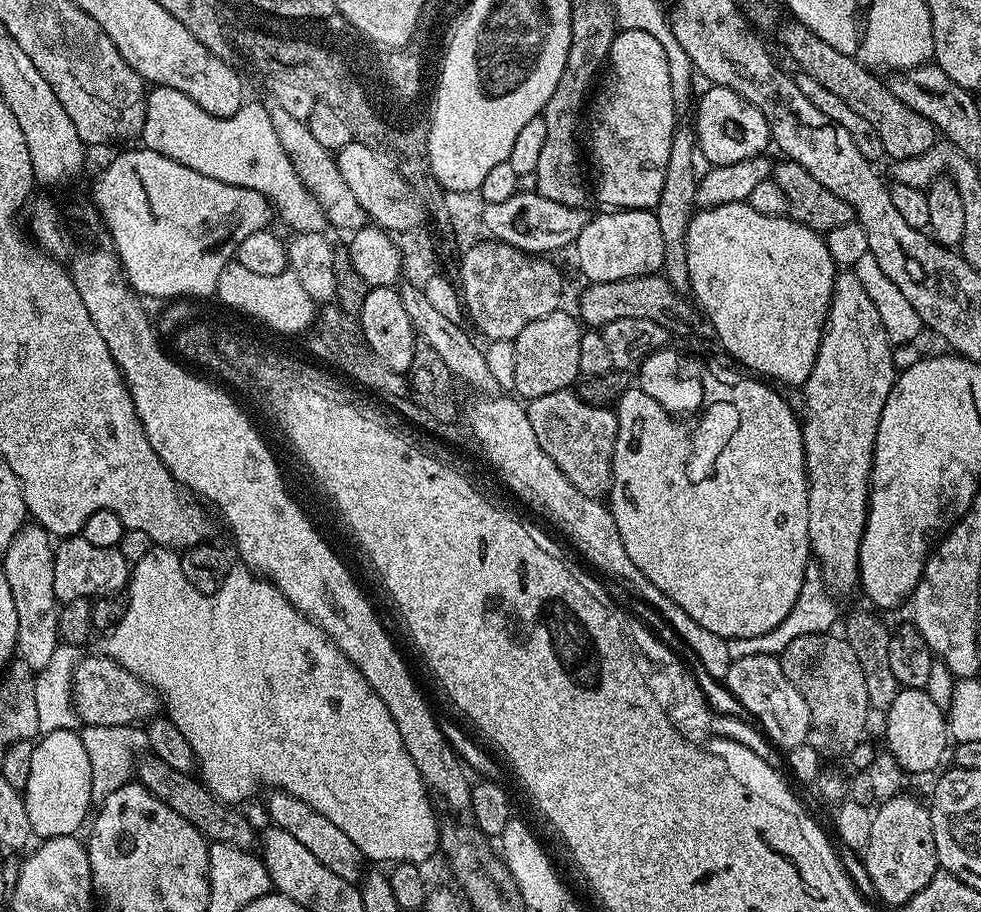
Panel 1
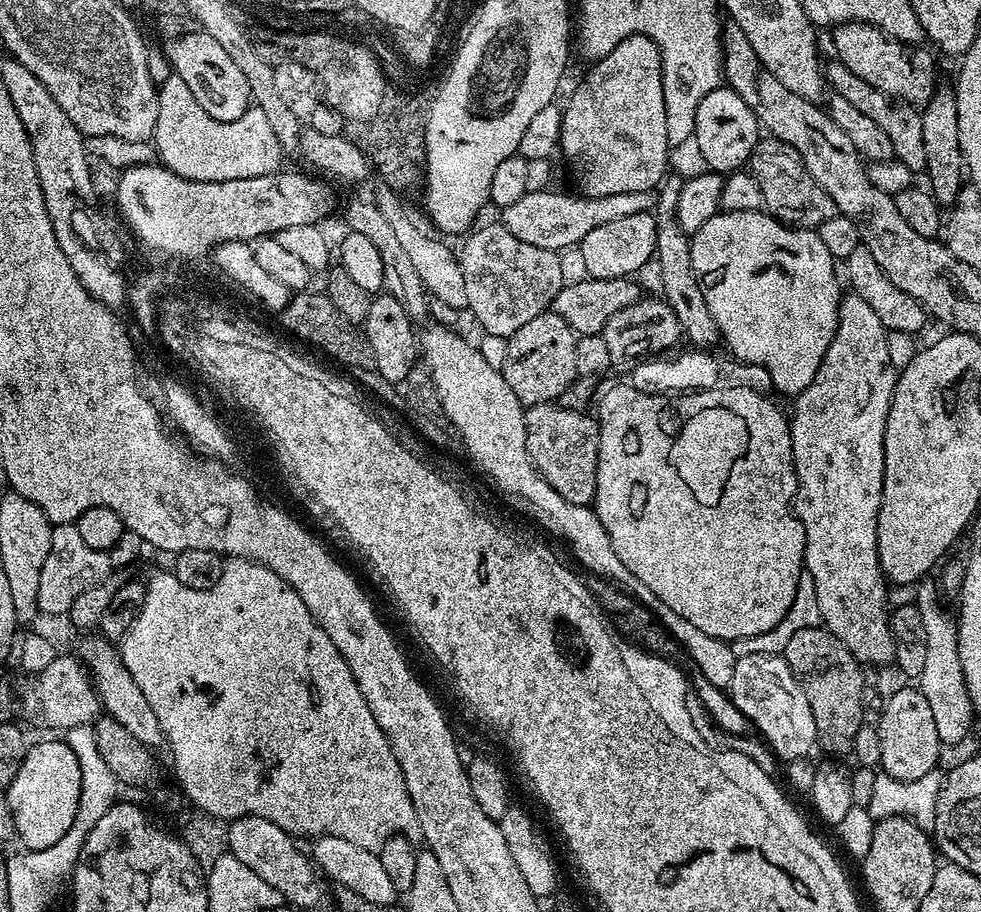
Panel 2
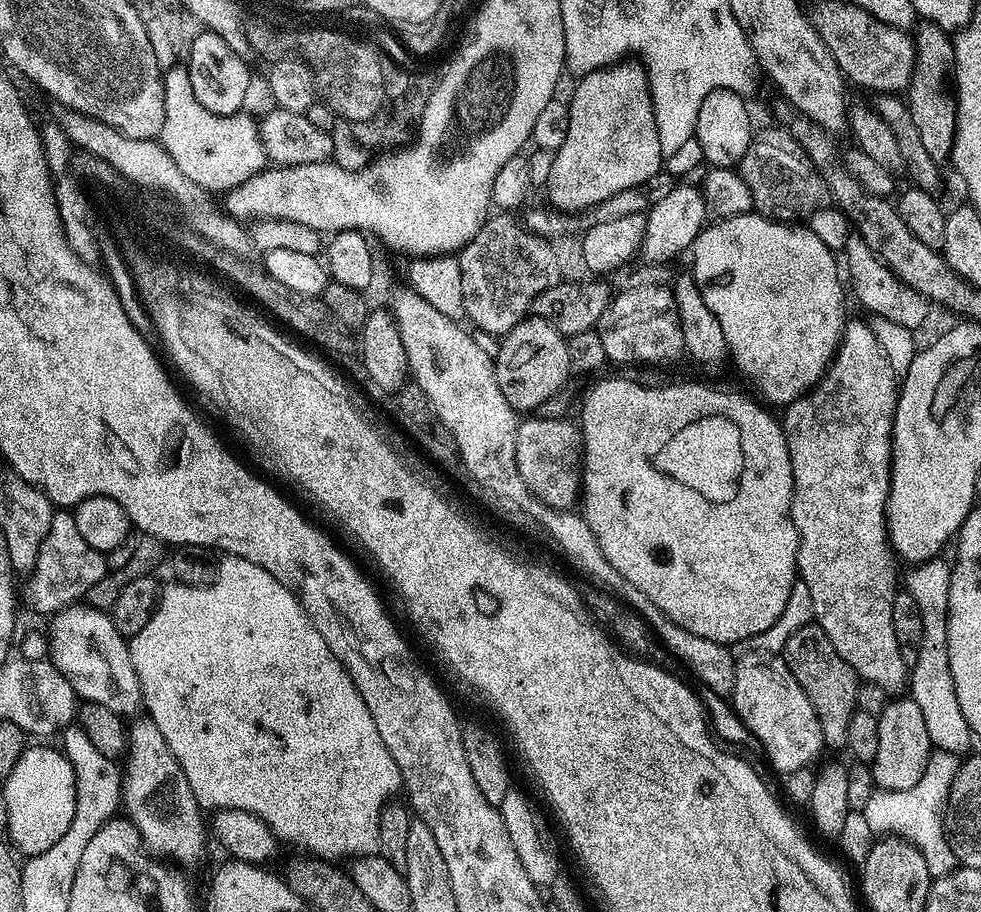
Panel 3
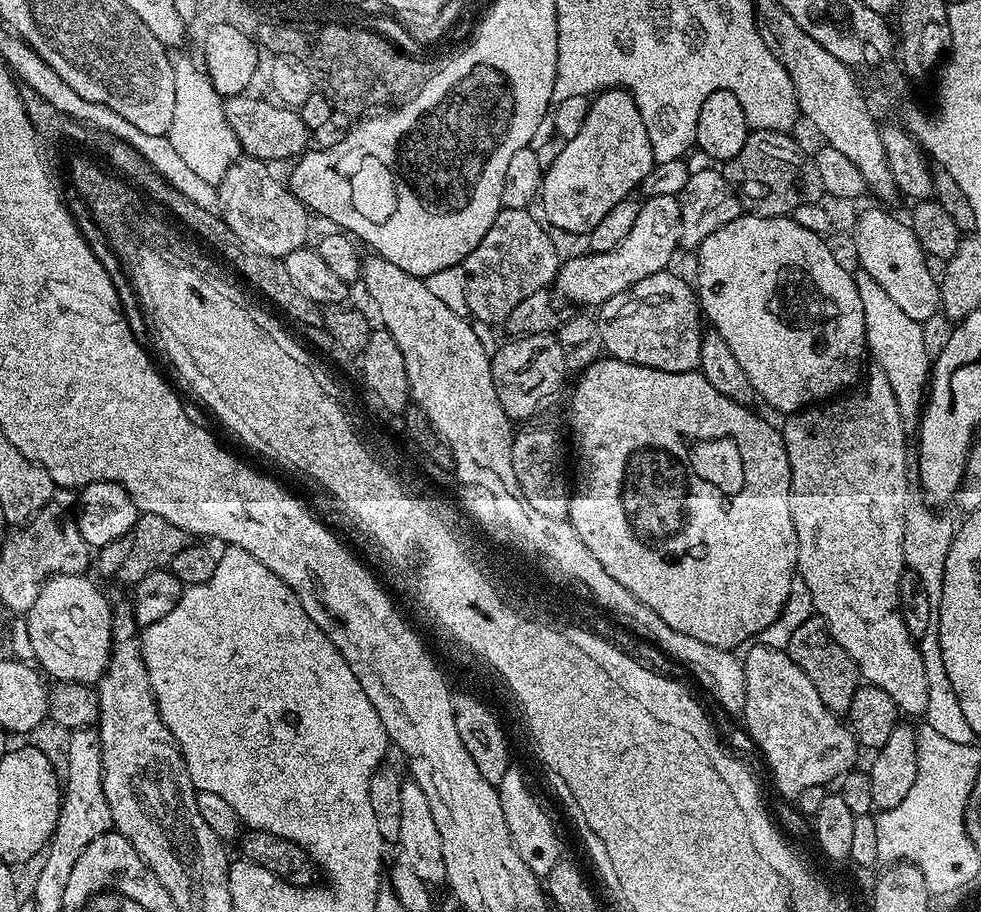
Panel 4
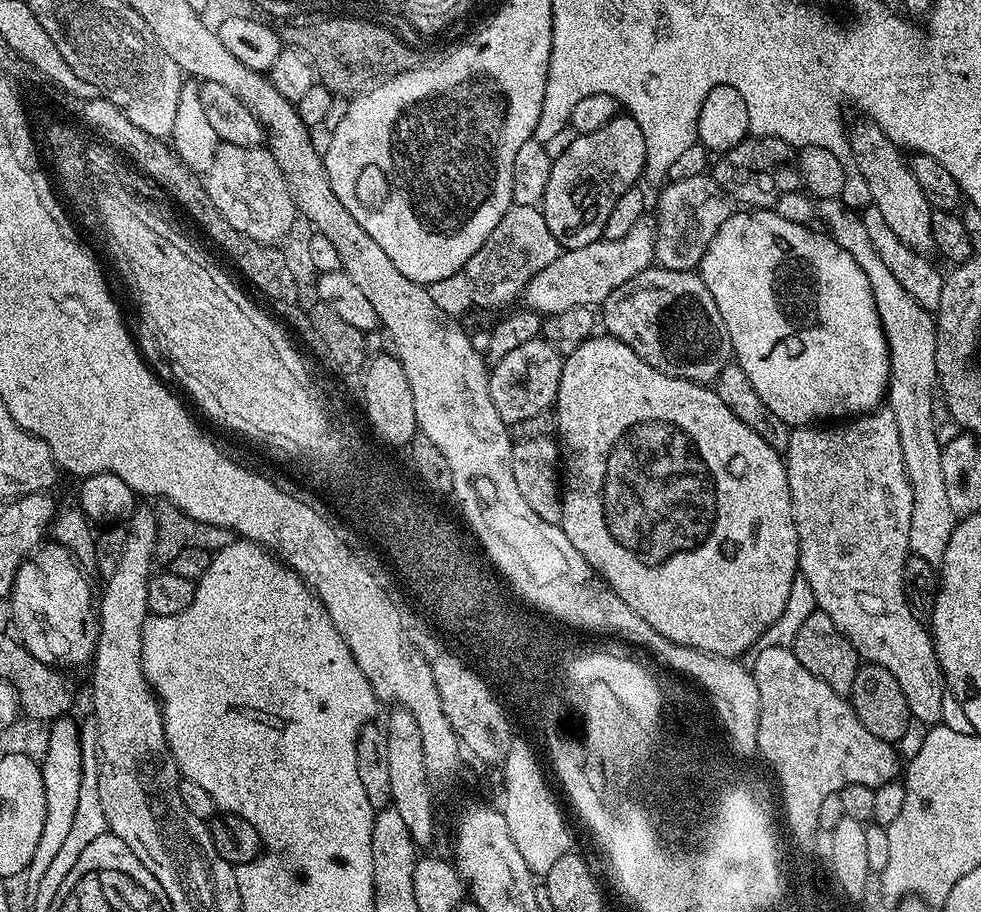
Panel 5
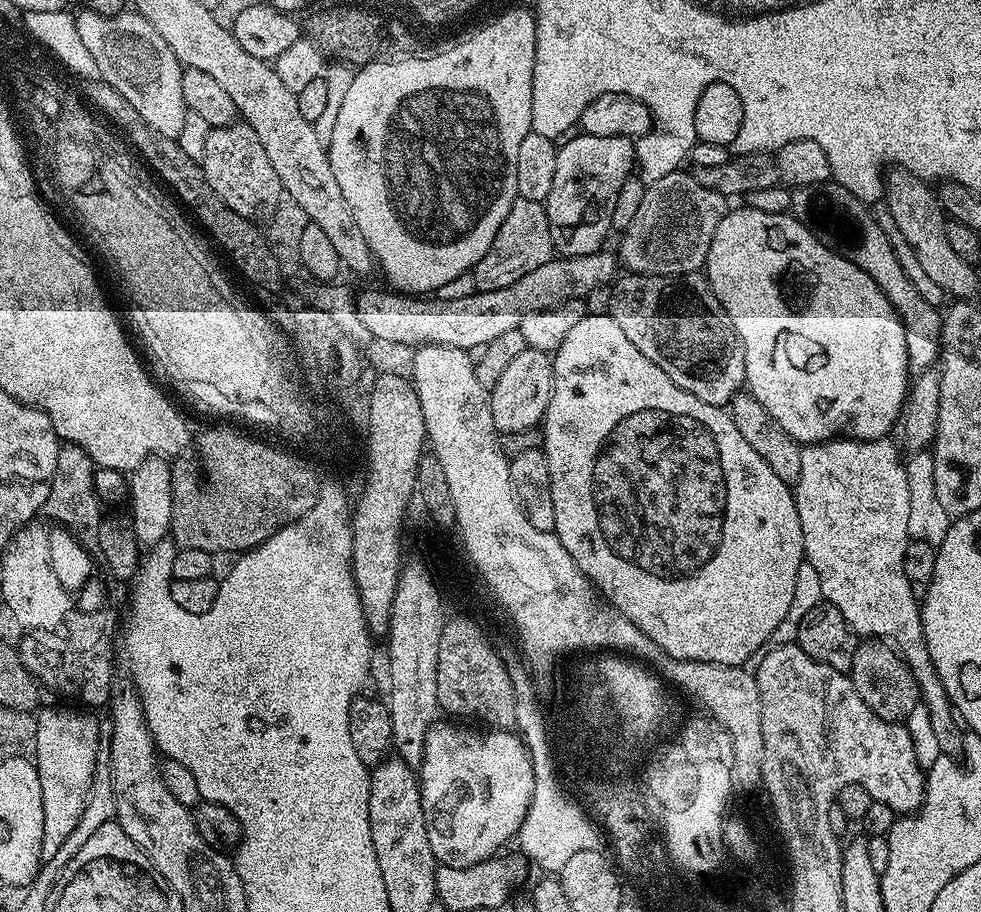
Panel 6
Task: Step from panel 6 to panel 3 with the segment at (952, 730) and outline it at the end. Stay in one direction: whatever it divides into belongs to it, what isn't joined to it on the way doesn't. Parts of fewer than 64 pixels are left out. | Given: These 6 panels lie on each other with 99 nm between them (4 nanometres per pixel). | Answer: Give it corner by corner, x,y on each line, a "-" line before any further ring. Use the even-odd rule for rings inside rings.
849,319
844,327
844,335
836,357
829,365
824,377
816,383
811,392
799,396
793,404
783,409
782,427
786,446
790,450
790,466
792,467
792,521
798,530
800,549
796,555
796,566
799,579
804,580
810,589
810,605
815,623
826,630
826,638
834,642
834,650
846,658
848,665
856,671
857,677
876,688
885,688
888,694
900,694
905,691
910,680
910,664
904,659
902,650
898,646
898,638
894,634
894,598
898,591
898,572
896,576
897,557
888,542
888,491
892,486
892,423
896,417
896,398
898,395
898,373
894,366
890,366
890,358
878,346
878,338
874,338
871,323

